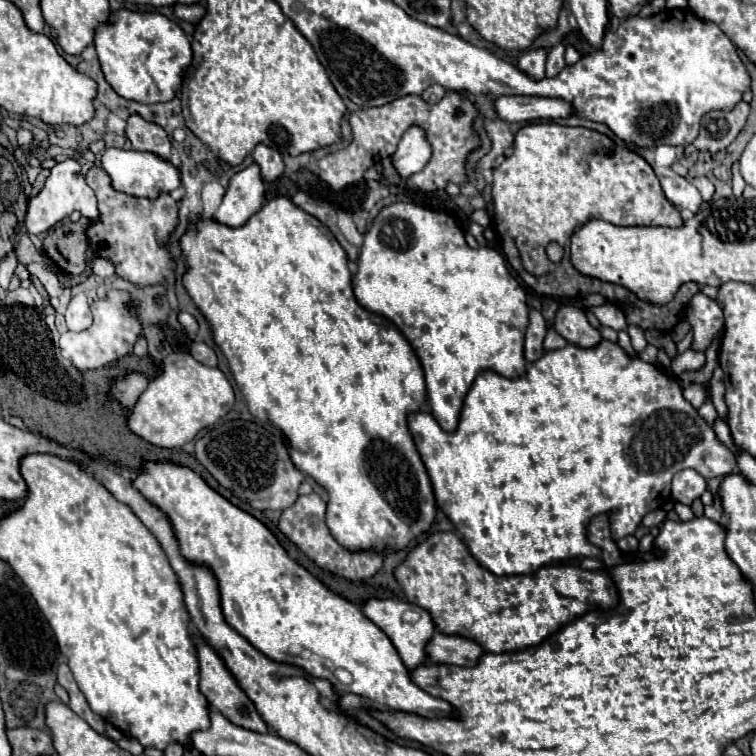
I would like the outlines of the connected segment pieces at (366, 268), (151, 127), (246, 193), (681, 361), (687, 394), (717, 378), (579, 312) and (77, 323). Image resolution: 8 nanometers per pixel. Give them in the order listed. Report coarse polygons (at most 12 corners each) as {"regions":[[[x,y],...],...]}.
{"regions":[[[384,208],[354,294],[458,428],[480,372],[526,374],[524,288],[444,212]],[[138,114],[128,118],[126,136],[138,152],[170,160],[172,142],[158,124]],[[256,164],[236,172],[214,212],[238,228],[264,204]],[[694,350],[678,354],[670,370],[678,376],[686,370],[700,370],[704,354]],[[692,384],[683,396],[694,408],[705,402],[704,386]],[[722,368],[712,374],[710,398],[720,420],[728,422],[728,406],[724,402]],[[558,308],[554,330],[582,348],[602,340],[584,310]],[[84,294],[72,298],[66,310],[70,332],[92,326]]]}

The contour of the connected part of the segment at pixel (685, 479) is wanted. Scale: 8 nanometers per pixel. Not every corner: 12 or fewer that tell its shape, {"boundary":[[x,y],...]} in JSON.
{"boundary":[[696,470],[672,480],[672,500],[690,506],[706,480]]}

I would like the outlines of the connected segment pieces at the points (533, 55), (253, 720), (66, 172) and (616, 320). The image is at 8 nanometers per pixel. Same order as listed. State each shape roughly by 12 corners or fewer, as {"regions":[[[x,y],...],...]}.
{"regions":[[[526,52],[518,60],[532,80],[544,78],[546,52]],[[194,636],[200,692],[232,724],[270,728],[222,658]],[[74,158],[52,168],[30,198],[28,234],[78,210],[98,220],[96,196]],[[609,303],[586,308],[593,311],[602,326],[626,331],[622,309]]]}

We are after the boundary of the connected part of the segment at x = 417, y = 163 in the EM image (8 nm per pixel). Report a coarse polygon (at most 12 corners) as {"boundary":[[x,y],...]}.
{"boundary":[[422,128],[402,136],[392,164],[398,176],[410,178],[430,160]]}

